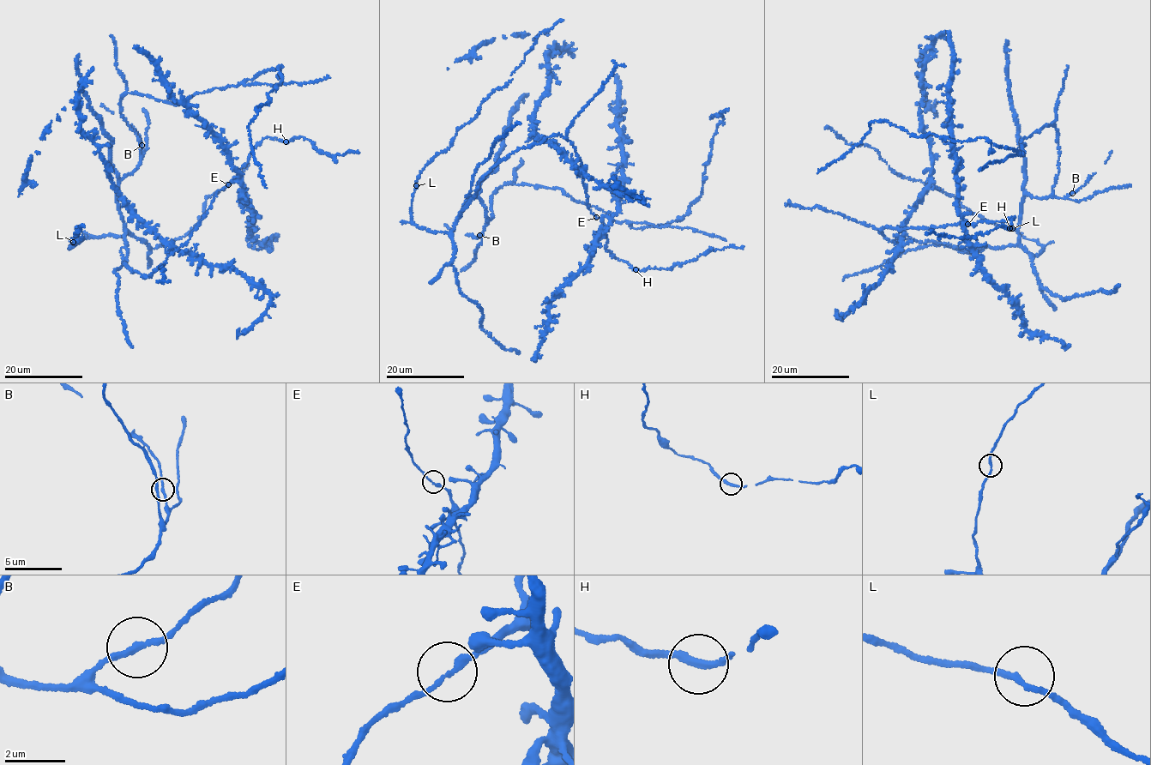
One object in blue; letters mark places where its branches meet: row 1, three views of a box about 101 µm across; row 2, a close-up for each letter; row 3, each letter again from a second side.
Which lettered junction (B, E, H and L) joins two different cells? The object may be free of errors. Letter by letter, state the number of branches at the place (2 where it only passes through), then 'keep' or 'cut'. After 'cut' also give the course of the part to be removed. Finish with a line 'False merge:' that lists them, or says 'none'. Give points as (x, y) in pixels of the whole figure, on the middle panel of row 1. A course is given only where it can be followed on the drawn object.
B: 2 | keep
E: 2 | keep
H: 2 | keep
L: 2 | keep
False merge: none

